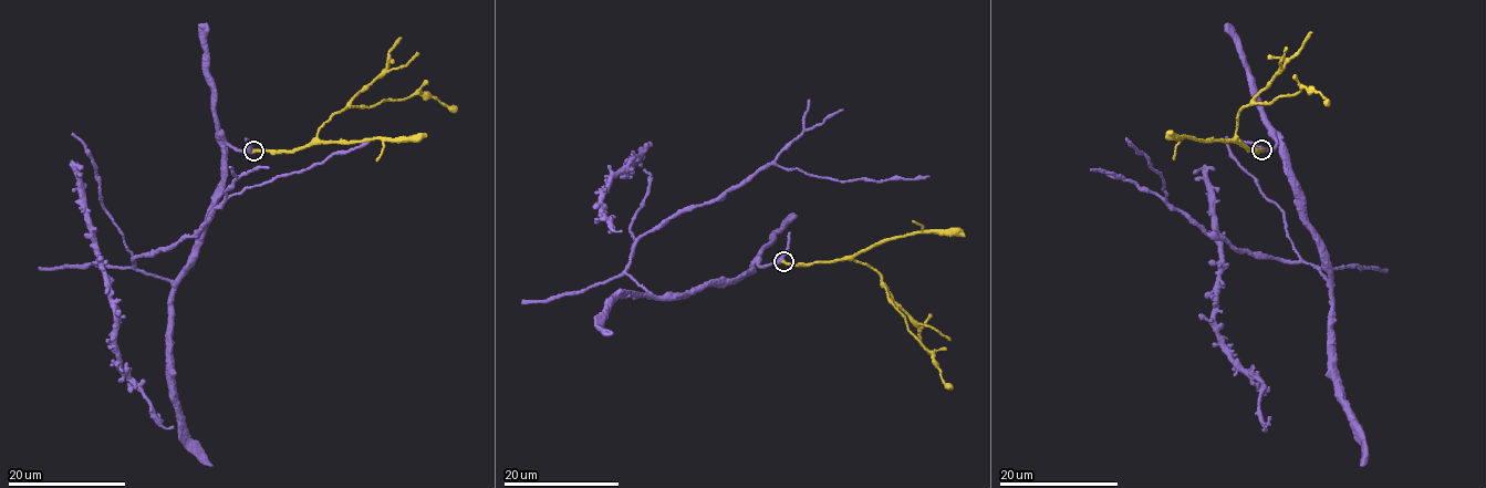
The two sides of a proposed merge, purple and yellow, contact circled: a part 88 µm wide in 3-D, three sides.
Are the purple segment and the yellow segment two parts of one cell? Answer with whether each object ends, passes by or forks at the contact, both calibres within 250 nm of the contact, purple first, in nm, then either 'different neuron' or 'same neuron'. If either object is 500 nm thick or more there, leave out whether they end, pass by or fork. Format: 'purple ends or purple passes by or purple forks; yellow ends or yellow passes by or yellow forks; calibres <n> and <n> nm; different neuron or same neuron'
purple passes by; yellow ends; calibres 440 and 360 nm; same neuron

